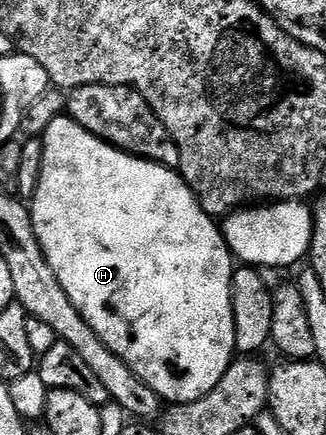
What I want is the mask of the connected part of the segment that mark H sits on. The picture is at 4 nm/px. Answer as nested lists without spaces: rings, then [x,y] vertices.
[[[60,120],[49,124],[49,128],[41,137],[43,139],[41,180],[37,184],[34,198],[30,199],[29,209],[39,246],[45,252],[49,268],[53,268],[57,280],[61,280],[61,288],[65,288],[69,300],[73,300],[77,312],[87,321],[89,328],[93,328],[93,332],[101,336],[105,345],[114,354],[121,356],[121,360],[125,360],[125,364],[129,364],[132,372],[145,384],[149,384],[149,388],[153,388],[153,392],[157,392],[164,403],[201,400],[201,396],[217,388],[217,384],[223,379],[237,354],[231,303],[231,276],[237,266],[231,250],[227,247],[227,241],[223,239],[220,223],[203,211],[201,204],[195,199],[195,193],[187,187],[182,174],[170,166],[160,166],[158,162],[148,162],[146,158],[136,158],[134,154],[127,154],[116,146],[110,146],[85,128],[78,126],[74,120]]]

